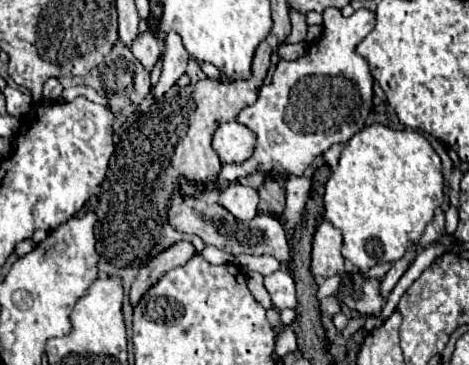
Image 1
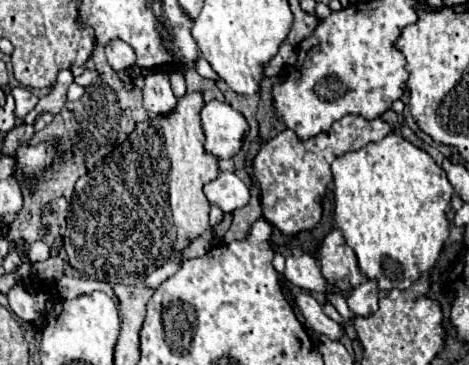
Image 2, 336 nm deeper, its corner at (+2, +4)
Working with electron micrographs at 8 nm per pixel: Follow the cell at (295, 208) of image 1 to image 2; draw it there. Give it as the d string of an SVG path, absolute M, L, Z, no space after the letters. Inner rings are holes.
M345 116L331 126L329 134L319 134L309 140L299 140L293 130L283 130L263 144L253 160L253 170L261 184L263 218L287 236L311 230L323 212L321 198L331 180L331 162L349 150L359 150L369 142L383 140L389 132L393 132L393 128L381 118L365 120L361 116Z

